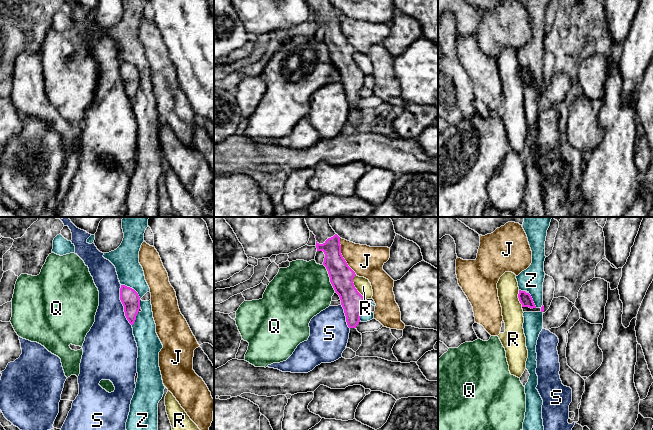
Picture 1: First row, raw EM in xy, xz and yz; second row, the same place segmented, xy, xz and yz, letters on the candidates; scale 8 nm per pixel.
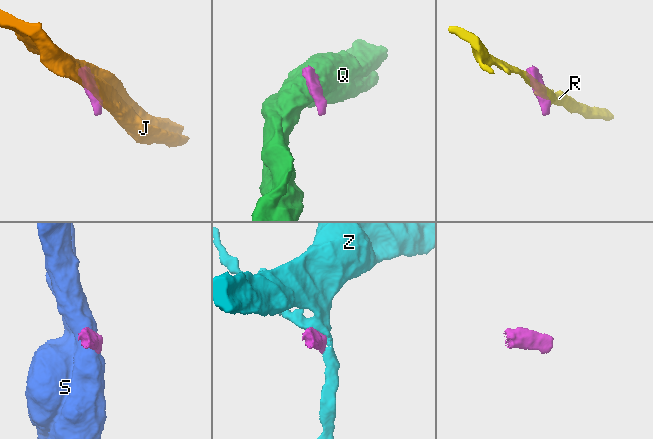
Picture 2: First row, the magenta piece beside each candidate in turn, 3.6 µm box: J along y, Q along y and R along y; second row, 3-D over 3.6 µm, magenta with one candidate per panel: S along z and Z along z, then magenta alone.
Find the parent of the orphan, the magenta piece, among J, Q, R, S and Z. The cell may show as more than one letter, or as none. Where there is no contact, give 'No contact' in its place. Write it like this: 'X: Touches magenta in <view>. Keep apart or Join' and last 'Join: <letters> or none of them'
J: Touches magenta in xz. Keep apart
Q: Touches magenta in xz. Keep apart
R: Touches magenta in xz. Keep apart
S: Touches magenta in xy. Keep apart
Z: Touches magenta in xy. Keep apart
Join: none of them

